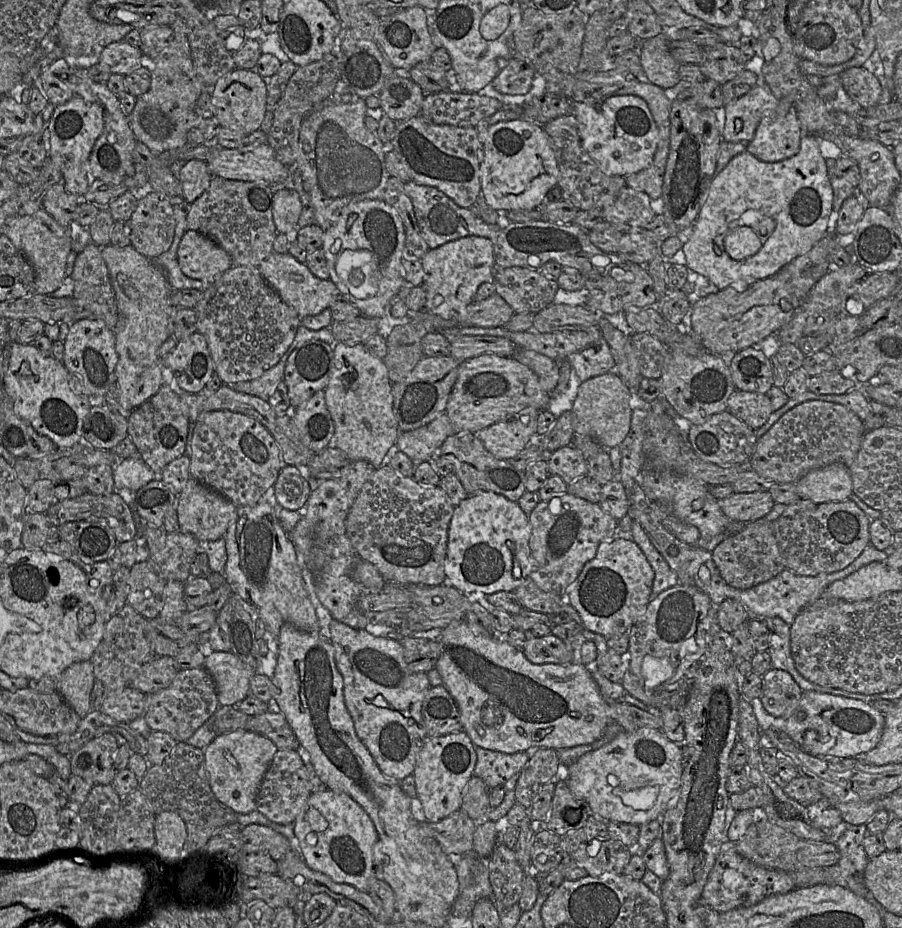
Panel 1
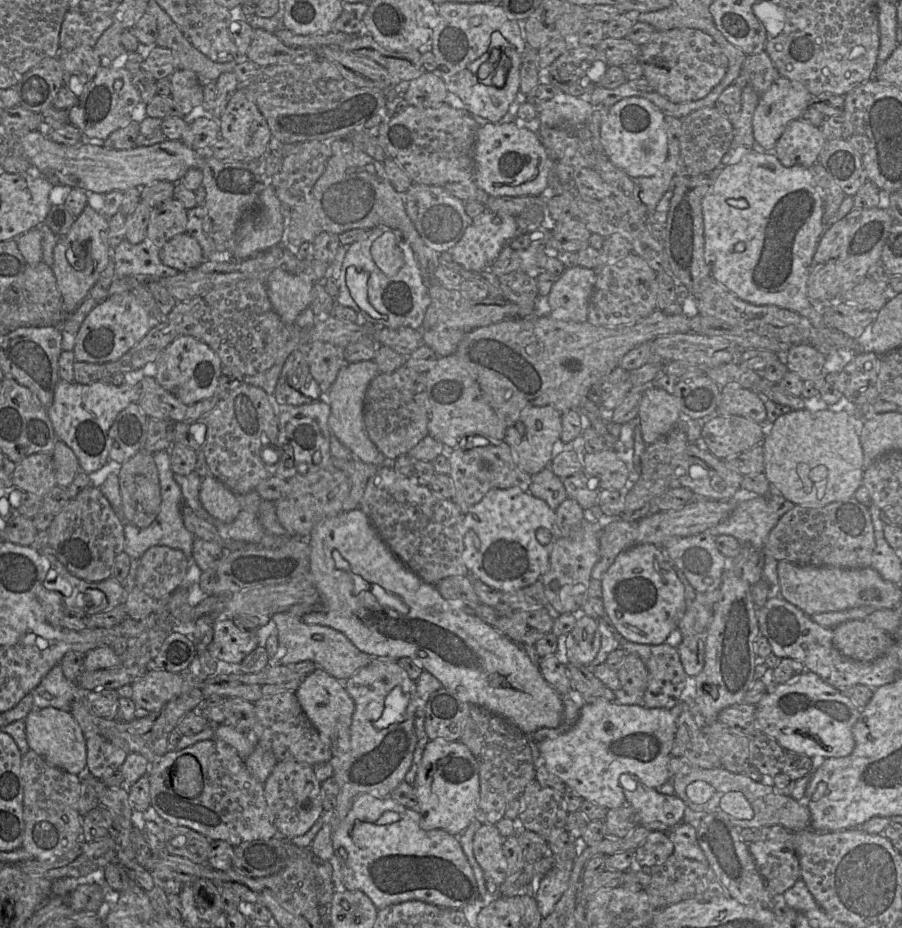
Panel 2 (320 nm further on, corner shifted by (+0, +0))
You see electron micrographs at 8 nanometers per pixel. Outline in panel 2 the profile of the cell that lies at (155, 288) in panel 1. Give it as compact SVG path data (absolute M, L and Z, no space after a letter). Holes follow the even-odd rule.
M132 375L123 384L116 386L96 381L91 384L79 384L59 380L55 386L52 404L47 408L47 415L57 439L70 447L78 458L80 469L90 474L109 461L111 438L109 430L118 415L130 403L139 399L139 375Z

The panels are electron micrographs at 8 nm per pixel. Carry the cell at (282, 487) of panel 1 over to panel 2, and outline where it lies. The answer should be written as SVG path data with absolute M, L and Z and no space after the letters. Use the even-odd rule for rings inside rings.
M359 508L351 511L342 512L337 516L323 519L317 523L307 542L310 547L309 570L316 588L321 596L321 608L305 614L302 621L306 624L316 624L328 626L344 634L360 651L372 657L385 658L410 658L417 663L423 670L435 676L442 684L442 687L456 694L462 701L472 705L482 707L494 714L497 714L513 725L518 727L525 734L531 734L541 728L558 728L562 722L564 705L562 696L544 679L539 666L532 663L524 648L510 640L508 637L499 632L496 628L486 624L476 615L469 615L459 609L455 604L444 599L436 585L424 582L419 576L408 569L388 548L382 540L376 529L373 527L368 516Z

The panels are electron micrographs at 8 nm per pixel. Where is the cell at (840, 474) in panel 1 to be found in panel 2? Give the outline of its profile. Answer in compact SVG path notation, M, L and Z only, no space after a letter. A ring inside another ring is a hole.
M804 408L779 416L773 424L772 431L762 442L764 473L772 488L795 505L806 508L821 508L832 502L854 497L856 490L863 485L865 471L860 442L863 423L857 415L851 415L845 410L834 412L828 408L818 411Z

